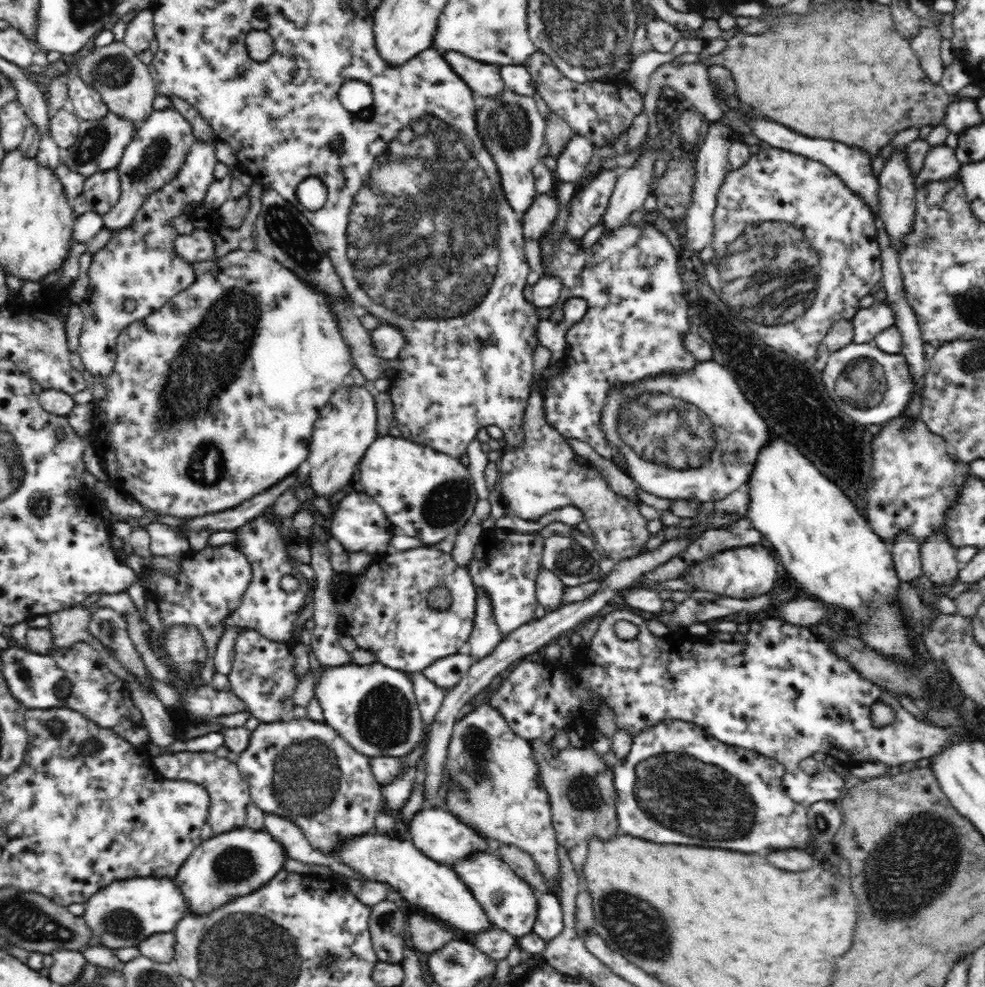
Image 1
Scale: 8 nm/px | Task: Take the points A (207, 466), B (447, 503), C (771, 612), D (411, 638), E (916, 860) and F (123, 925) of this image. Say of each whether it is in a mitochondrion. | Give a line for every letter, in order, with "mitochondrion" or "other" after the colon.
A: mitochondrion
B: mitochondrion
C: other
D: other
E: mitochondrion
F: mitochondrion

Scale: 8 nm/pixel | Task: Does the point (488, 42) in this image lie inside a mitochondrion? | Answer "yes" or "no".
no

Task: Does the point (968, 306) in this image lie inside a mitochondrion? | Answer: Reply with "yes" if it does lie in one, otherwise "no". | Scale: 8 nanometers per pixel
yes

